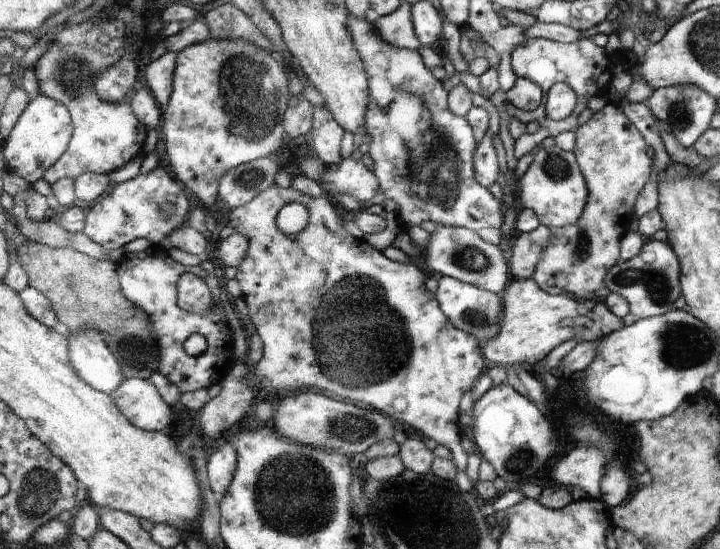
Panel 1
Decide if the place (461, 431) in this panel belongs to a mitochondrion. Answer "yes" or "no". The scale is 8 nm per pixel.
no

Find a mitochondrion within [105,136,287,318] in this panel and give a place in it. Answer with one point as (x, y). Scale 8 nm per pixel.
(249, 178)

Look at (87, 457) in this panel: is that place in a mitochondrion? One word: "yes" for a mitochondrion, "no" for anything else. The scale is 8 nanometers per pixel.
no

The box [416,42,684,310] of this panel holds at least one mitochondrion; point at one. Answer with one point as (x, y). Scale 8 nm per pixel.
(656, 284)

